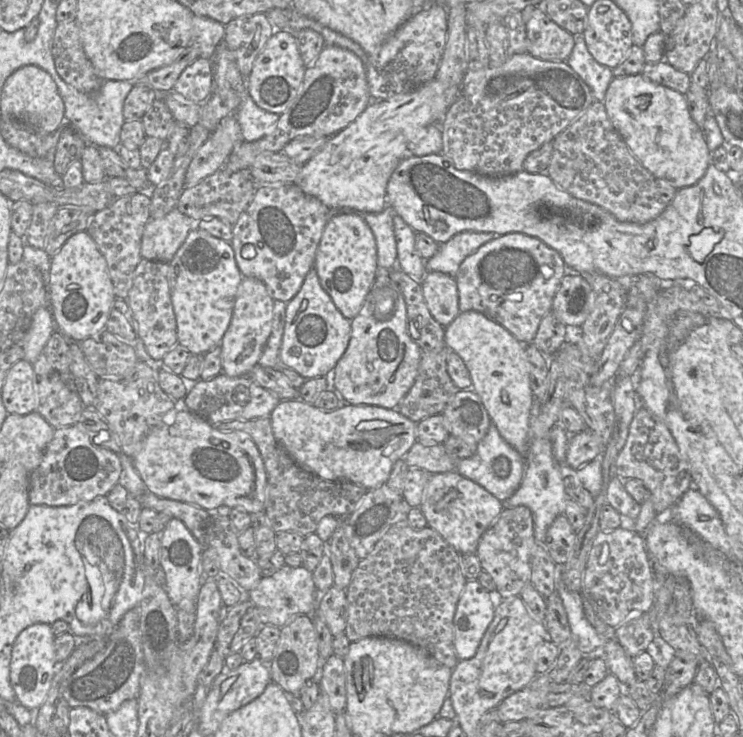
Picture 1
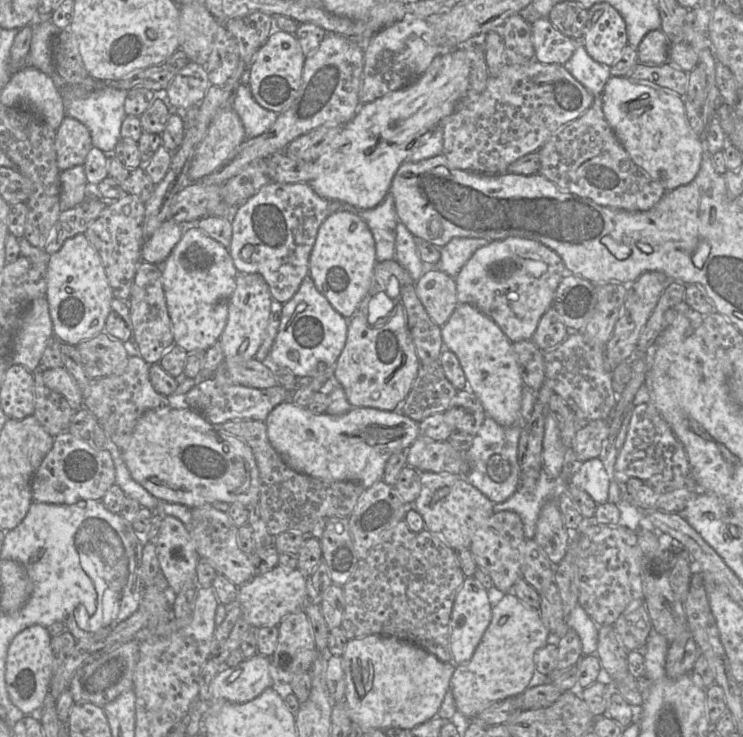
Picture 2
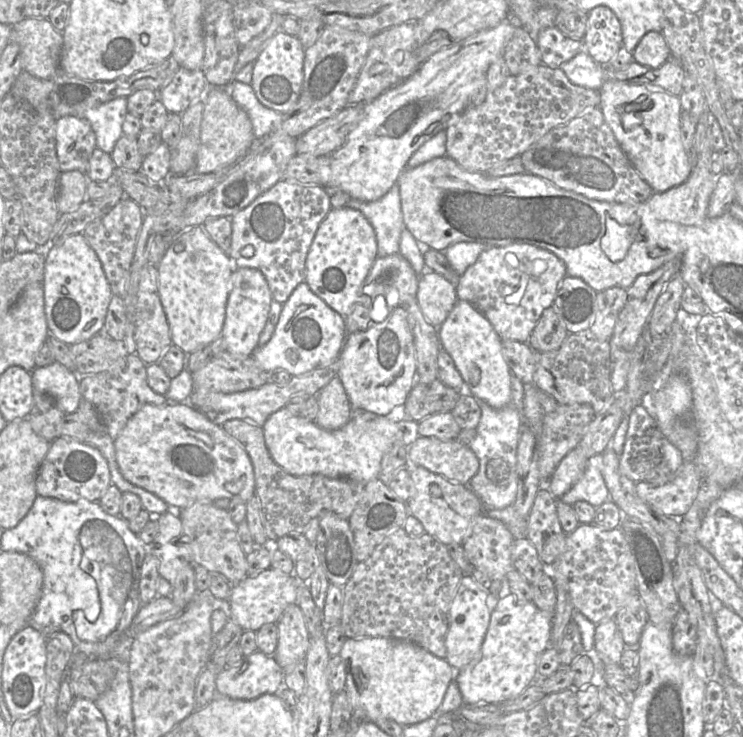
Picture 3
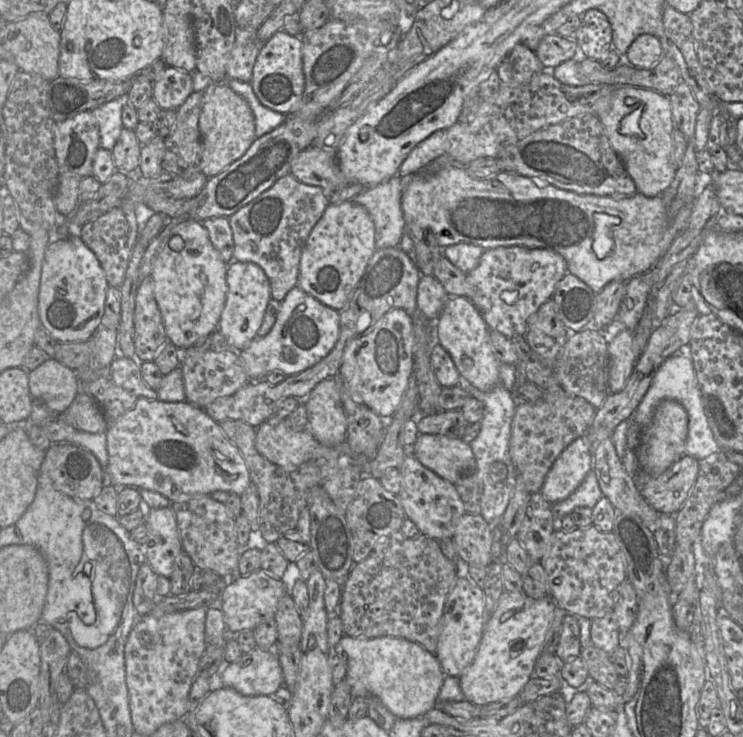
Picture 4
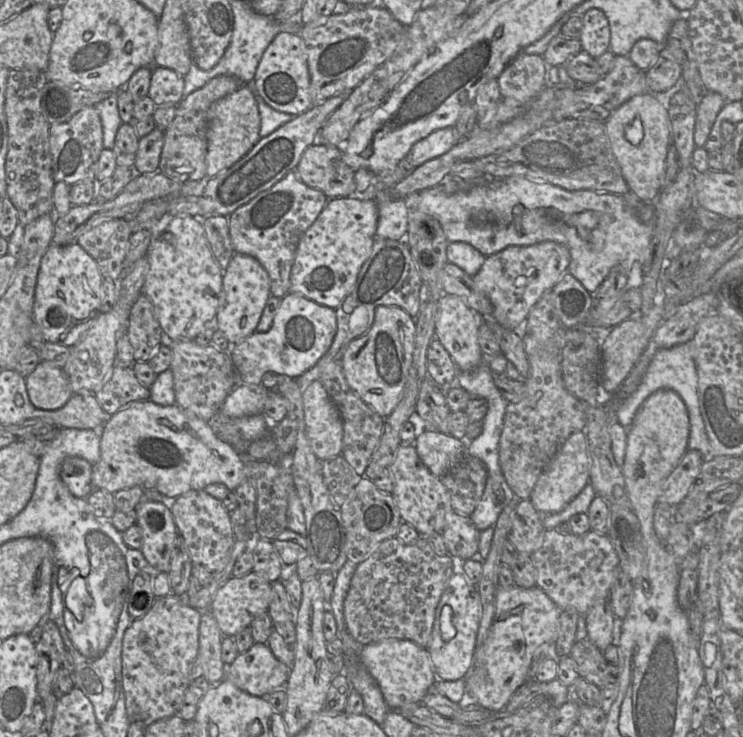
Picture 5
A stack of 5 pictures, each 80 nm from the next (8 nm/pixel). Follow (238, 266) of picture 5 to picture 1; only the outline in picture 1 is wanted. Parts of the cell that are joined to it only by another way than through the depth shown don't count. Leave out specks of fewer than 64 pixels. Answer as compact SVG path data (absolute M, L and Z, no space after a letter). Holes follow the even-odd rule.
M243 277L229 327L222 341L222 373L230 377L248 376L258 364L273 325L274 299L263 282L252 277Z

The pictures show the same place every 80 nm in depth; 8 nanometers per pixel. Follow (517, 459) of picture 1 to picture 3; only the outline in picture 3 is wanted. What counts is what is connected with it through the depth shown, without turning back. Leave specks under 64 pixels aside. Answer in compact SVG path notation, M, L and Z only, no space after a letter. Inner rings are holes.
M478 400L482 415L477 426L477 435L469 448L479 461L479 469L469 483L469 487L479 496L484 507L503 509L513 505L518 489L517 447L524 425L524 418L510 403L500 409Z

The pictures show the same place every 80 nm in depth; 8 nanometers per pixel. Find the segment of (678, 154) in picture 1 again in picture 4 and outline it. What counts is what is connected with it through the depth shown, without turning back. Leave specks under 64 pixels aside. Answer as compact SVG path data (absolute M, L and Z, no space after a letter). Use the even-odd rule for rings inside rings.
M619 86L613 91L606 111L598 115L611 146L635 182L638 193L647 197L661 196L677 171L673 164L675 128L669 97L643 87Z

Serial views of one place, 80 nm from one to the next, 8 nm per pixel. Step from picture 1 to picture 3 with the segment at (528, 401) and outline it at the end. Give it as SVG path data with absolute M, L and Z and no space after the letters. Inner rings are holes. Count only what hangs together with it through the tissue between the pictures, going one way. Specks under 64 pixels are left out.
M457 300L445 321L438 327L438 336L441 348L451 355L465 382L465 391L495 409L511 403L512 373L503 356L502 340L491 323L473 305Z

